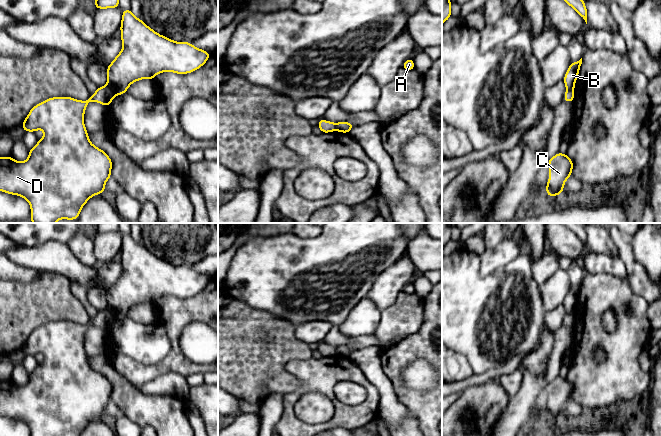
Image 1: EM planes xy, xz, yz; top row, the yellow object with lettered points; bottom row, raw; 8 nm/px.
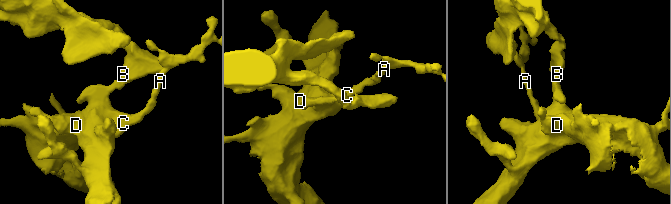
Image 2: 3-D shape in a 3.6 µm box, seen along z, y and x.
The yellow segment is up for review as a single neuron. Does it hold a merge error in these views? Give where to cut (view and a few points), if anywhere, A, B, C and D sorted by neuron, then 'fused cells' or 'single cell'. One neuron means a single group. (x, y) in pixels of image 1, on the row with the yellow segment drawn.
xy (107, 84), (115, 94) | A C D / B | fused cells

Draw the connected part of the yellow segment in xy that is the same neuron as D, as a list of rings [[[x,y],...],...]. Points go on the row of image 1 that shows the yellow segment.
[[[105,85],[98,87],[86,101],[66,96],[52,97],[30,110],[21,126],[25,132],[41,129],[44,132],[43,138],[29,150],[29,157],[23,162],[18,162],[11,156],[0,157],[0,191],[25,198],[31,207],[30,219],[33,223],[56,223],[60,219],[75,220],[92,196],[105,191],[106,181],[111,177],[112,161],[103,150],[90,142],[84,125],[84,113],[91,101],[108,107],[114,97],[111,88]]]

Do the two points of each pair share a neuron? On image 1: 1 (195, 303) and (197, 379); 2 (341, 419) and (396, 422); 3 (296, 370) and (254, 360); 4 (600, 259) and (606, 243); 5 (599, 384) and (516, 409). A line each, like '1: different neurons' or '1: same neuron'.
1: different neurons
2: different neurons
3: different neurons
4: different neurons
5: different neurons

